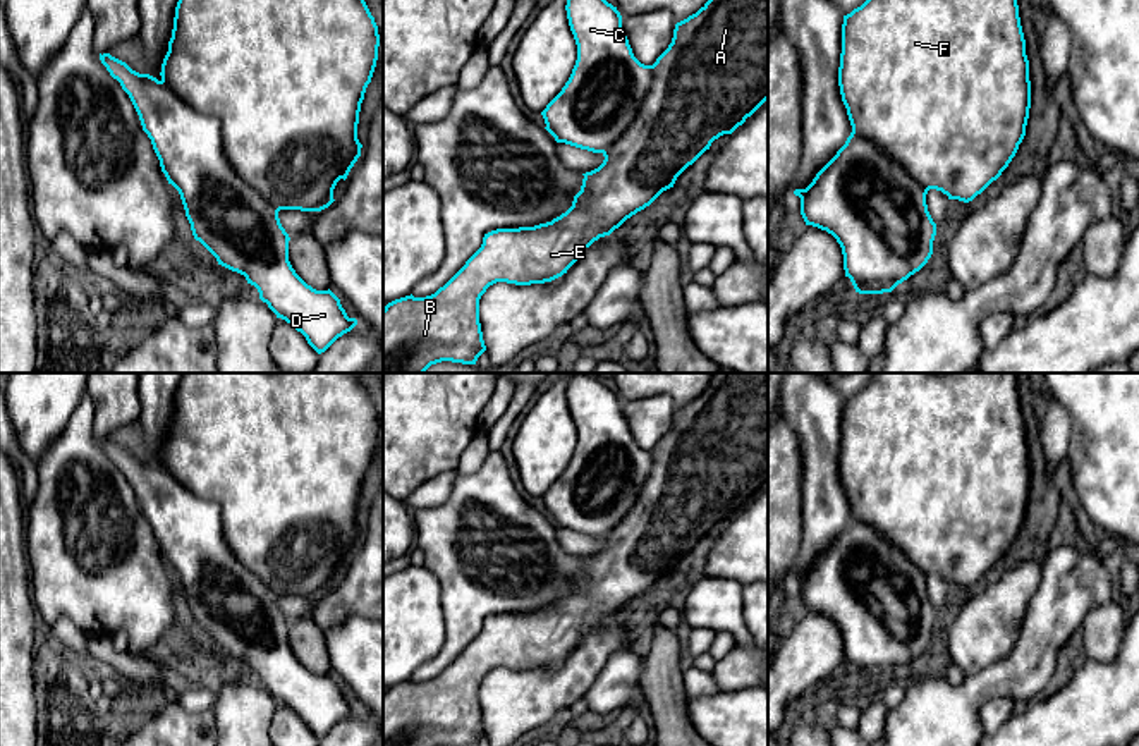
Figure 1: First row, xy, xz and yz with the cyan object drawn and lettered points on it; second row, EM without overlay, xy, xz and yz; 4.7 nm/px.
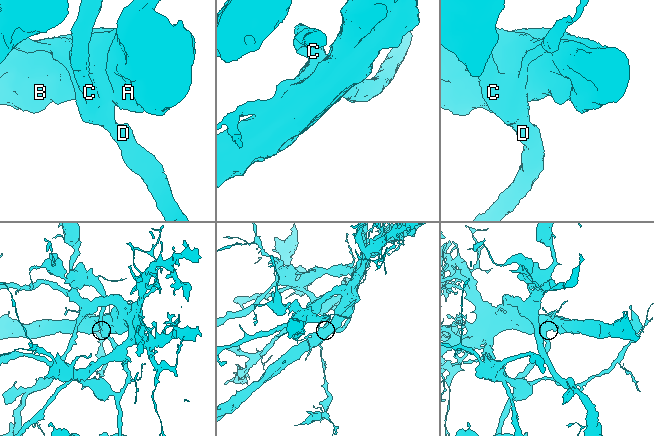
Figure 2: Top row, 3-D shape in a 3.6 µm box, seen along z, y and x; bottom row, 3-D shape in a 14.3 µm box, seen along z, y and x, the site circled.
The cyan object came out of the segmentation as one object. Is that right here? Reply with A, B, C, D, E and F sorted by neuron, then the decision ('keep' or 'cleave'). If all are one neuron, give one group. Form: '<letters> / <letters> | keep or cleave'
A B E F / C D | cleave

